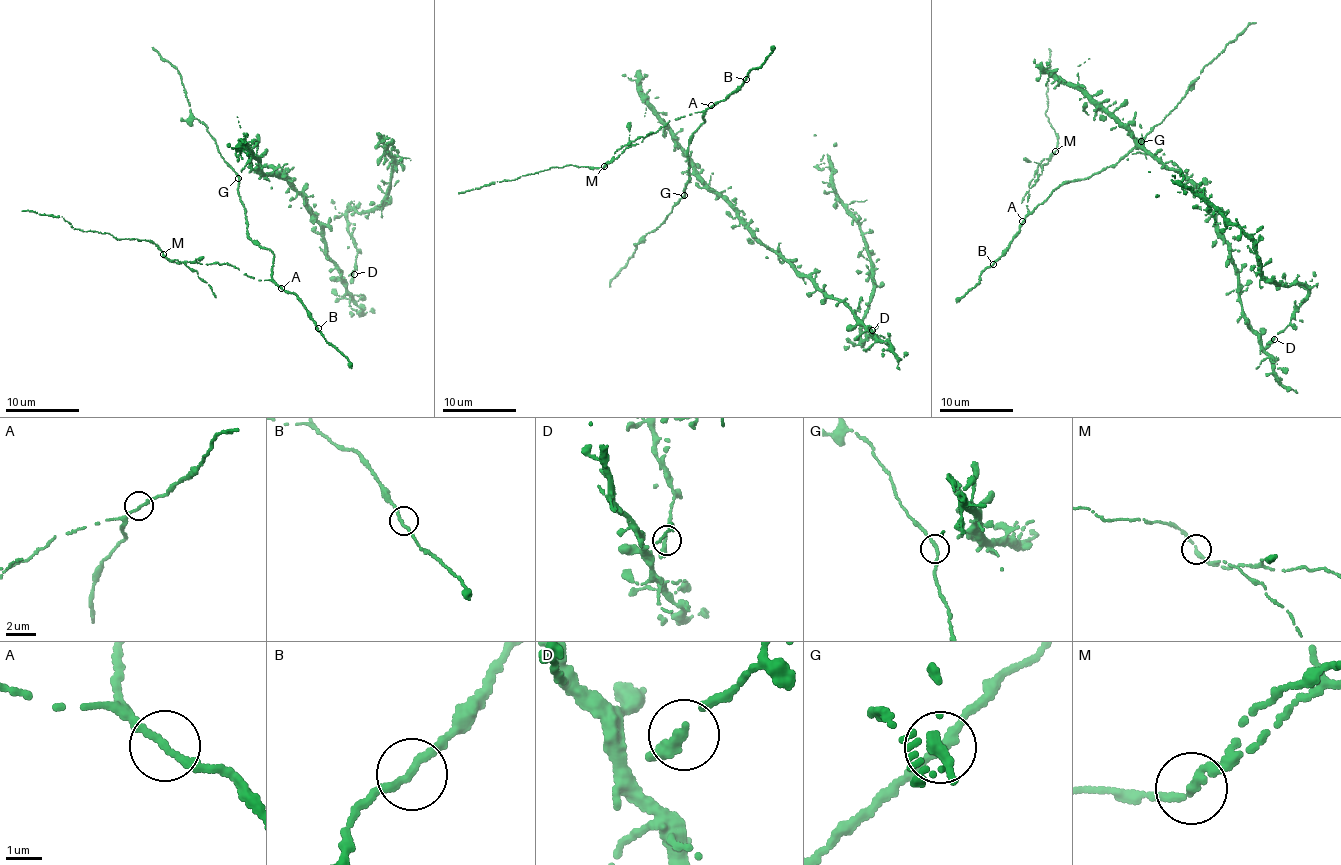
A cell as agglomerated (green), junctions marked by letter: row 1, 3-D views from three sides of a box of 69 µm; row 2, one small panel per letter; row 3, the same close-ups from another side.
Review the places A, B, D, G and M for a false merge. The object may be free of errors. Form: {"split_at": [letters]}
{"split_at": []}

